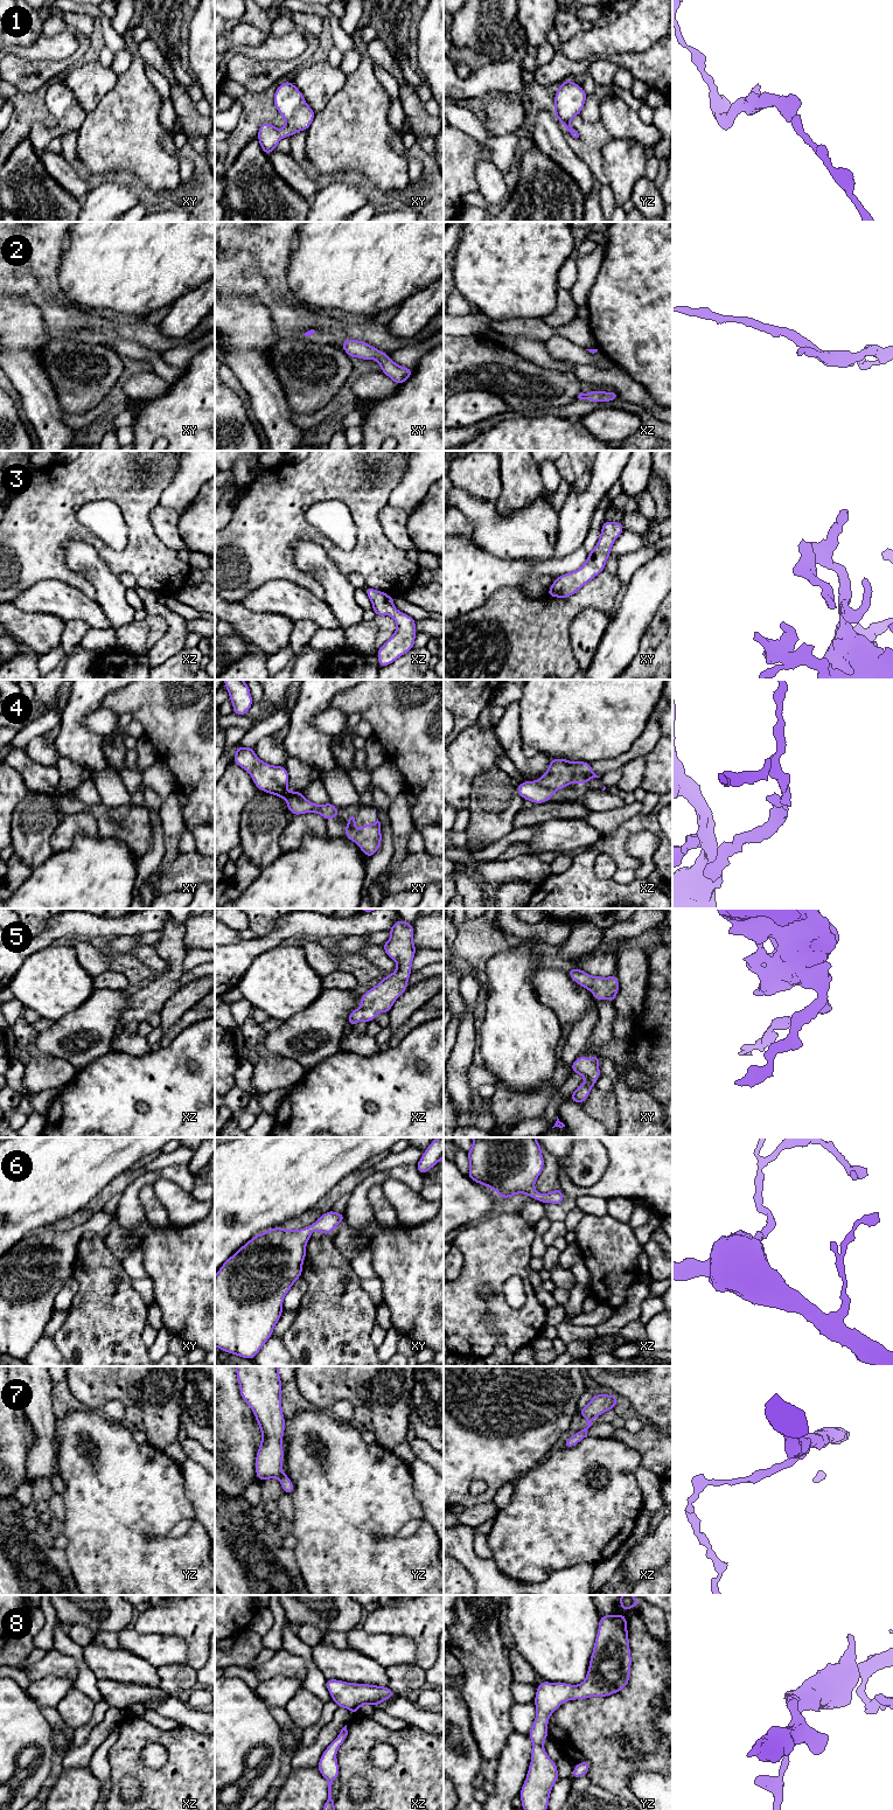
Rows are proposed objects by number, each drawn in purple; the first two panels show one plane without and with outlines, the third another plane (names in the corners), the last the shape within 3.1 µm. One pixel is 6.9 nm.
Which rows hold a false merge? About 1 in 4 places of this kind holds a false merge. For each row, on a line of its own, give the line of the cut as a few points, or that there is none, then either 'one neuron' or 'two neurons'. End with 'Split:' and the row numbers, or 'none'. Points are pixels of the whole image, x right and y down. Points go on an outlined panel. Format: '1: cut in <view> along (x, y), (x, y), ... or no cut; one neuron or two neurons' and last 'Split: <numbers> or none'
1: no cut; one neuron
2: no cut; one neuron
3: no cut; one neuron
4: no cut; one neuron
5: no cut; one neuron
6: no cut; one neuron
7: no cut; one neuron
8: no cut; one neuron
Split: none

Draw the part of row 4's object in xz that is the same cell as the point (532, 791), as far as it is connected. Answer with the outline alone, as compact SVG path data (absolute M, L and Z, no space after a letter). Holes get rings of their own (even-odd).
M565 758L552 759L547 771L537 780L526 780L516 787L517 793L523 800L533 803L544 803L556 794L557 789L567 787L573 782L581 785L598 777L591 764L586 761L571 763Z

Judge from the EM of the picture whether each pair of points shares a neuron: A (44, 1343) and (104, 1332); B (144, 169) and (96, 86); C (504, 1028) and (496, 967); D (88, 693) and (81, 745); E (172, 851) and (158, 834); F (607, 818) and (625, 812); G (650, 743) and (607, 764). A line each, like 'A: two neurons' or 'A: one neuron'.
A: two neurons
B: two neurons
C: one neuron
D: one neuron
E: two neurons
F: one neuron
G: one neuron

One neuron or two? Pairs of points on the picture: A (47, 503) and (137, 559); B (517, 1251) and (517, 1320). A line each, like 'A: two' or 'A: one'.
A: one
B: one

